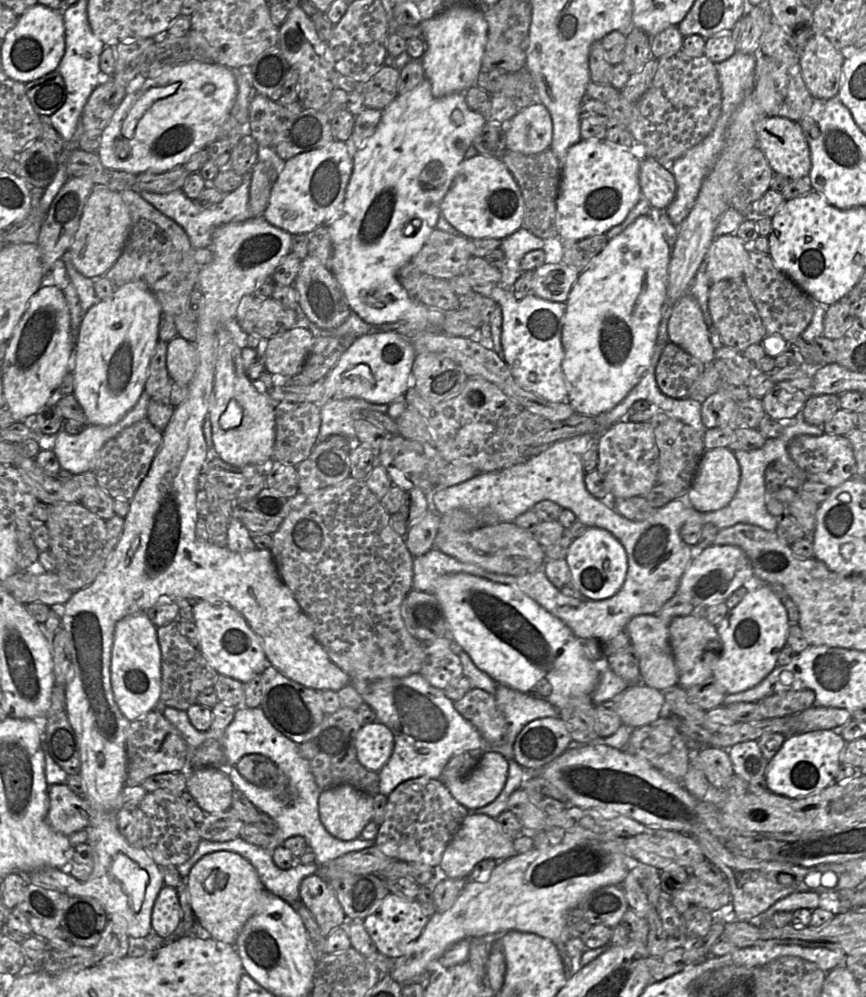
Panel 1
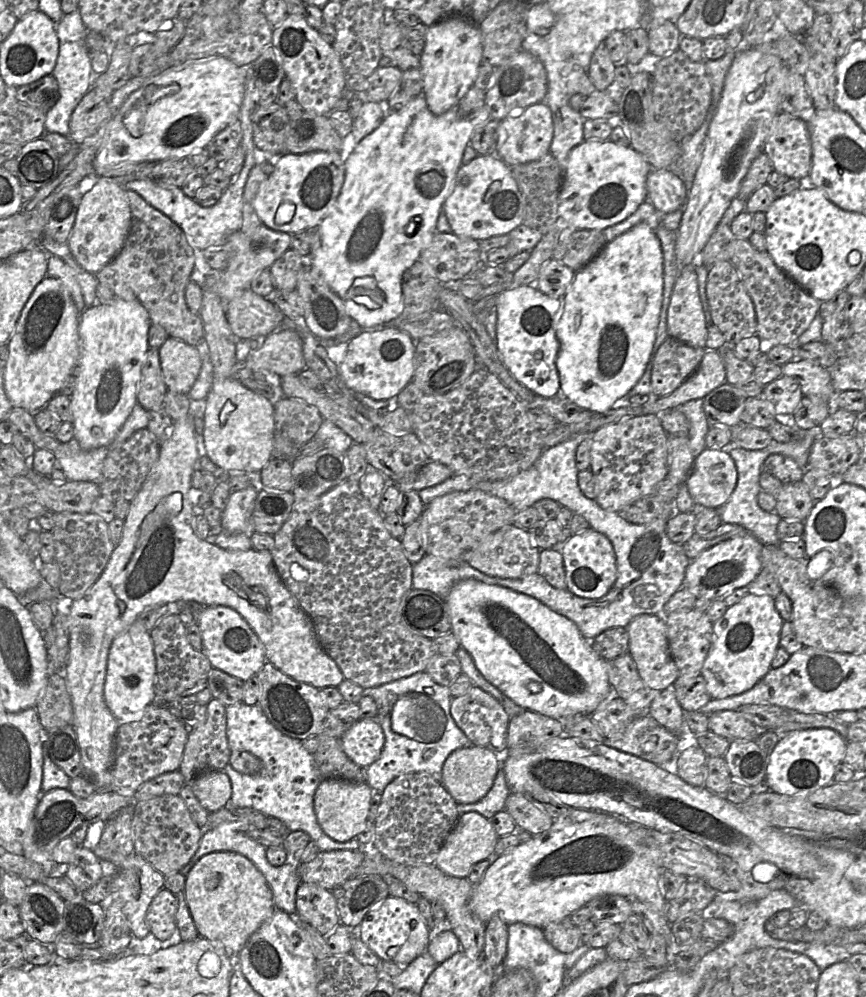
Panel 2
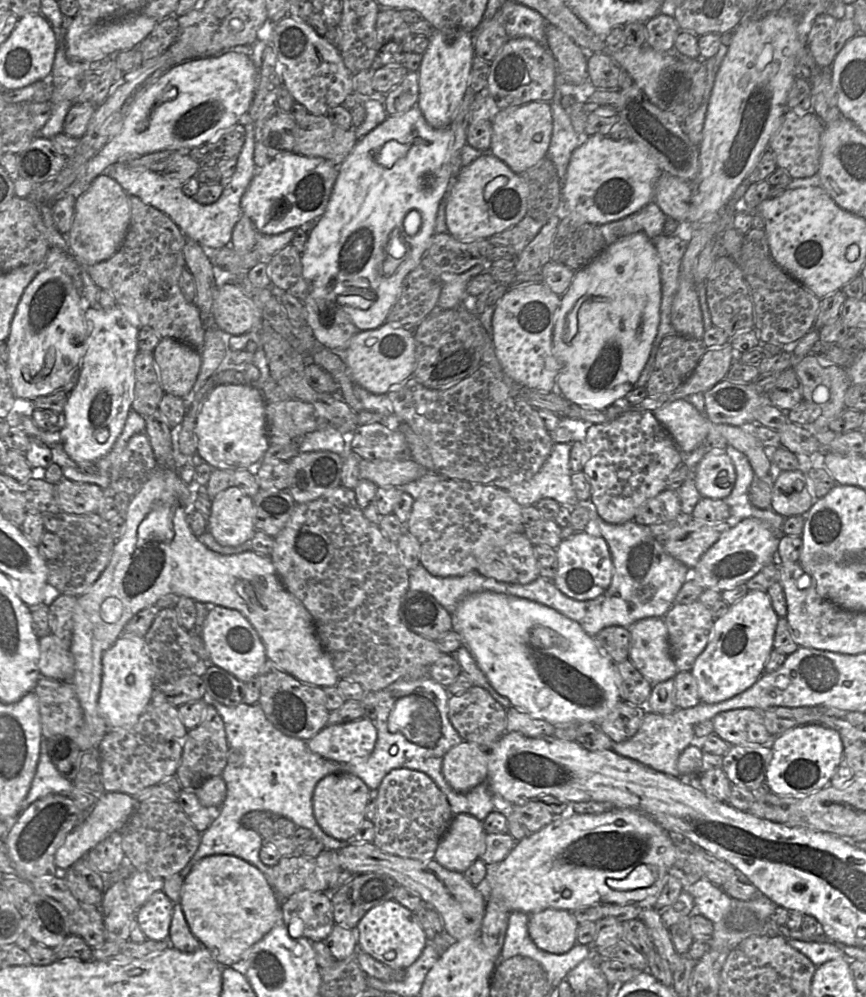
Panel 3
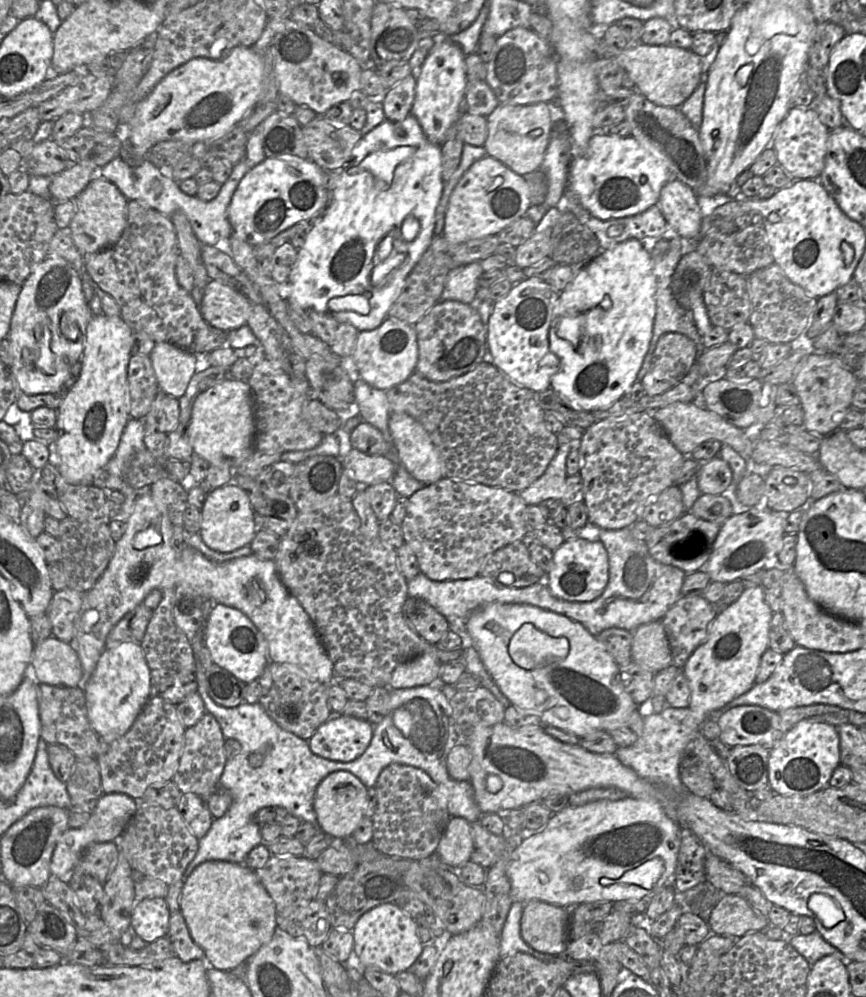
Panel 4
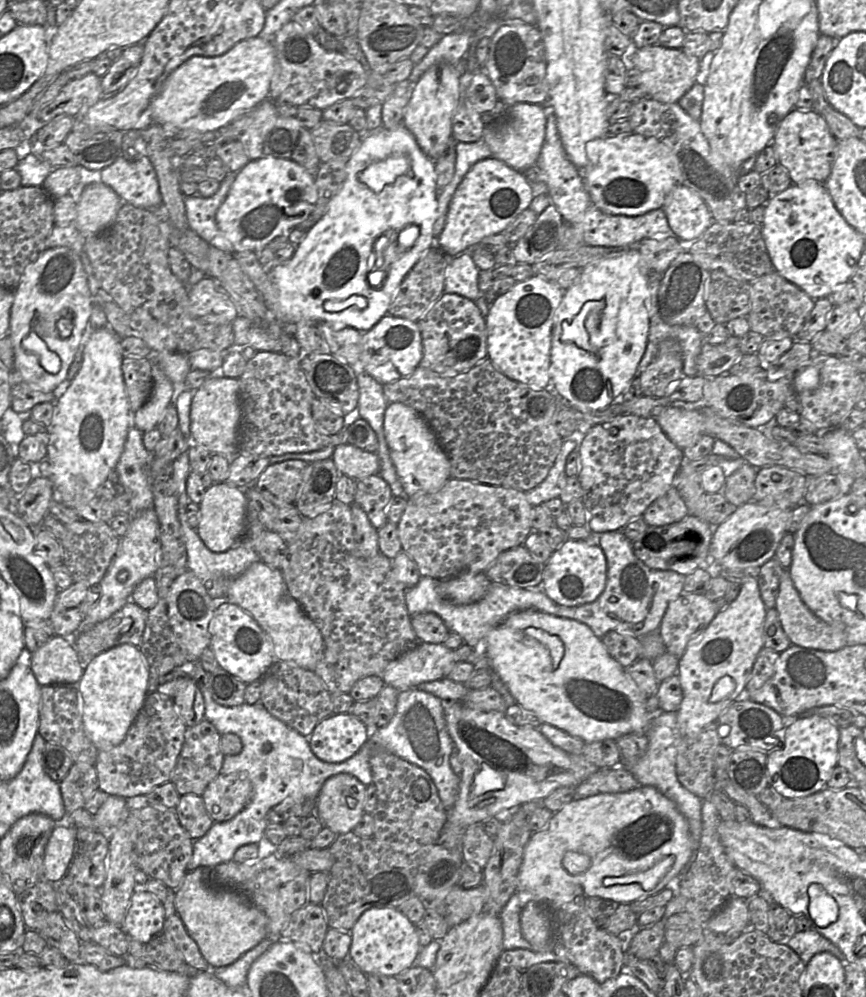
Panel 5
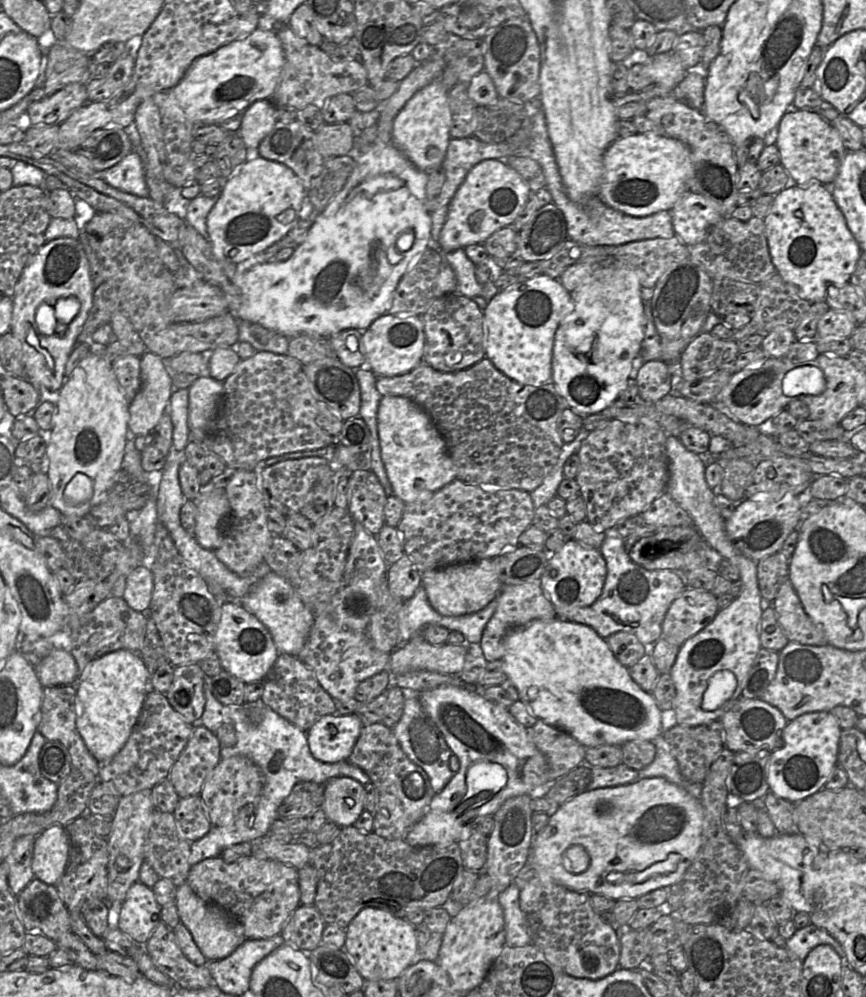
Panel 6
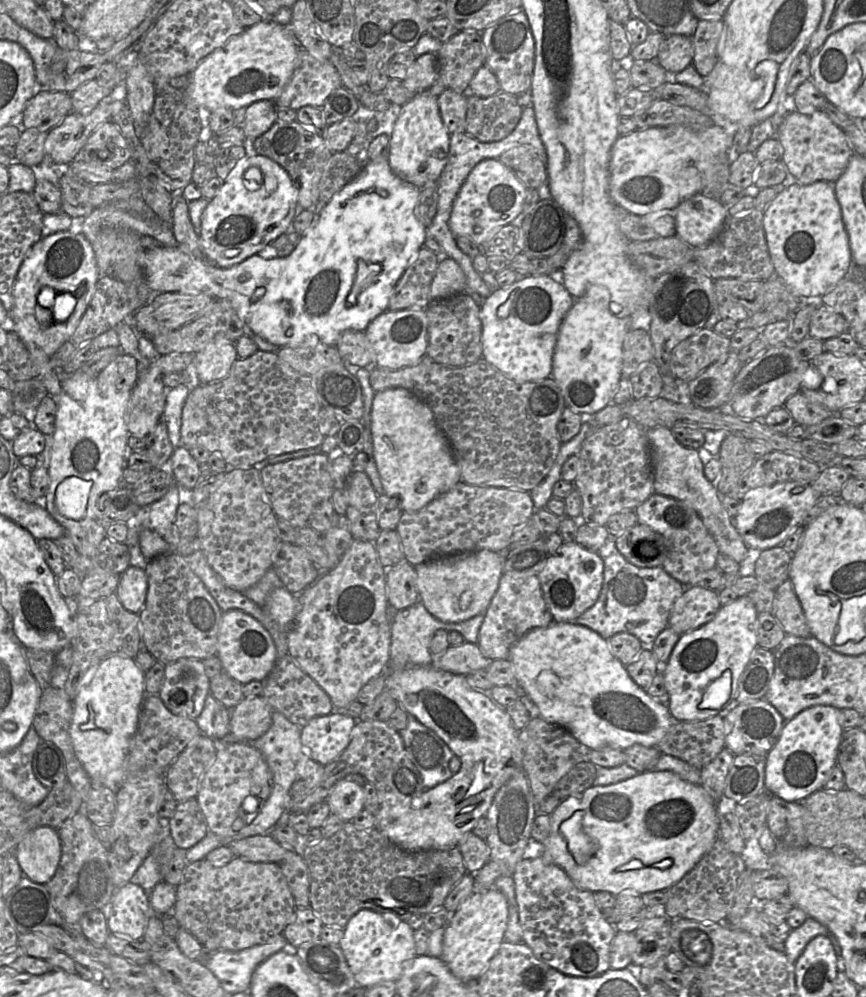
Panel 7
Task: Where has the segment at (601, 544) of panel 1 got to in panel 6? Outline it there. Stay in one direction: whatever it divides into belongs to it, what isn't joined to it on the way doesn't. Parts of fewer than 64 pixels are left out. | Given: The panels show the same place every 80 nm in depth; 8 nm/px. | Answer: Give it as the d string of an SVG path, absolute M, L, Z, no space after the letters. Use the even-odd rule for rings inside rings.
M572 538L567 539L558 551L550 553L540 582L558 618L558 612L568 612L593 604L602 593L606 575L606 561L600 550L584 546Z

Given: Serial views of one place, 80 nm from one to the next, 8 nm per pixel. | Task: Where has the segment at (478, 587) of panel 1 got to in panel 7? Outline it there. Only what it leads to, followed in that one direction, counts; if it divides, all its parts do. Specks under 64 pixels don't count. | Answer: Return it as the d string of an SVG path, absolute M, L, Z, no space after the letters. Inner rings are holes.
M575 622L551 623L547 627L534 628L522 636L509 651L508 659L514 667L514 675L518 683L525 689L529 698L537 705L540 717L548 723L560 726L571 733L571 735L588 749L620 749L624 751L632 745L640 744L647 747L657 746L665 737L675 721L671 716L668 707L653 699L644 689L638 686L630 677L626 666L621 663L612 653L608 640L601 637L592 629L576 624Z

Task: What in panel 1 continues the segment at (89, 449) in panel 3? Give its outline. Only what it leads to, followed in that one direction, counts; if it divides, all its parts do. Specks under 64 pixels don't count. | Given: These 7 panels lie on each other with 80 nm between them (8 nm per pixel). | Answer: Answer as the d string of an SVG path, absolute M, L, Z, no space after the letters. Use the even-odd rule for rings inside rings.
M140 281L115 287L113 294L97 300L80 322L74 369L73 395L81 405L89 425L109 426L120 421L139 400L144 391L147 369L158 339L162 310L153 293Z

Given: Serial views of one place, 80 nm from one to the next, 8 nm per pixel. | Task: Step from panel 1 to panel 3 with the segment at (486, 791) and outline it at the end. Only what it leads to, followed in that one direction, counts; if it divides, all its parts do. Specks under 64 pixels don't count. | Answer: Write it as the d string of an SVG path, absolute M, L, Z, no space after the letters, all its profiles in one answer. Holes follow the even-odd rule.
M461 742L444 756L442 774L457 792L468 792L486 782L488 750L471 742Z

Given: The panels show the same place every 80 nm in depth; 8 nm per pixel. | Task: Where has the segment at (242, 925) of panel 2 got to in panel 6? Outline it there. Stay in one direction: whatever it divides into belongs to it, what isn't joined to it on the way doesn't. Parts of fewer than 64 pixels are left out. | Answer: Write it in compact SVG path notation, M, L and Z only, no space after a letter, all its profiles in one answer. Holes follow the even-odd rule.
M186 882L178 886L175 903L181 923L189 930L195 943L207 960L212 961L224 959L231 955L246 941L242 927L224 909L202 900Z

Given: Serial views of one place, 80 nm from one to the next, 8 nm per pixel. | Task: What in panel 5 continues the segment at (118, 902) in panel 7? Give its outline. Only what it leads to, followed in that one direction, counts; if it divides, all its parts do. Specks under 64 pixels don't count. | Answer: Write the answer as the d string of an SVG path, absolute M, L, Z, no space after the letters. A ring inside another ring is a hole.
M139 888L131 896L121 929L130 940L145 945L164 932L165 921L164 903L156 895Z

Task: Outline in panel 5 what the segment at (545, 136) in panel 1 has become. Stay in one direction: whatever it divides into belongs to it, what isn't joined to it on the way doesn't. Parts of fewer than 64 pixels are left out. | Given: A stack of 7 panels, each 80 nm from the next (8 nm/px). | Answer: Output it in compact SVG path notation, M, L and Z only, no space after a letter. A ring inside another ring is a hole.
M499 100L497 107L483 116L482 139L490 148L492 157L522 173L536 164L545 140L547 116L544 105L531 103L504 105Z

